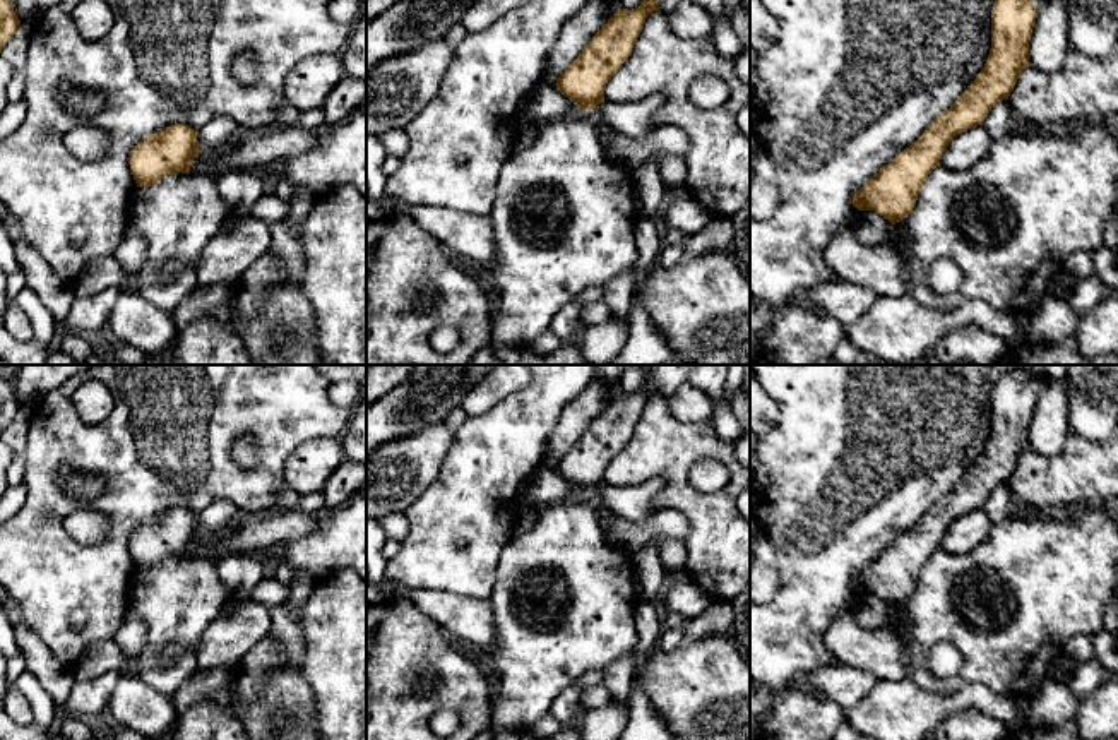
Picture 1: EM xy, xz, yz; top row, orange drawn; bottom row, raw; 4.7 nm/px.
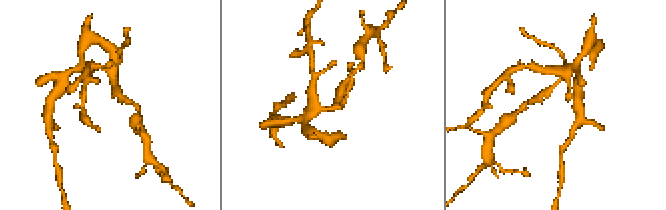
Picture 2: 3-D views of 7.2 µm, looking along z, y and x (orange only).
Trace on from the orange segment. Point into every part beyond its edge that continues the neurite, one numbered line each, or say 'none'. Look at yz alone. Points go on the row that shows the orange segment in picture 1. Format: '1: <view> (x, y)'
none

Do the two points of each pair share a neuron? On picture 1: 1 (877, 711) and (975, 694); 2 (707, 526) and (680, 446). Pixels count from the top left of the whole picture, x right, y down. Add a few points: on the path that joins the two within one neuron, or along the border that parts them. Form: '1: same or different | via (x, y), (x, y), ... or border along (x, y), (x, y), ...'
1: same | via (901, 711), (923, 711), (951, 704)
2: same | via (694, 506), (678, 490), (678, 466)

